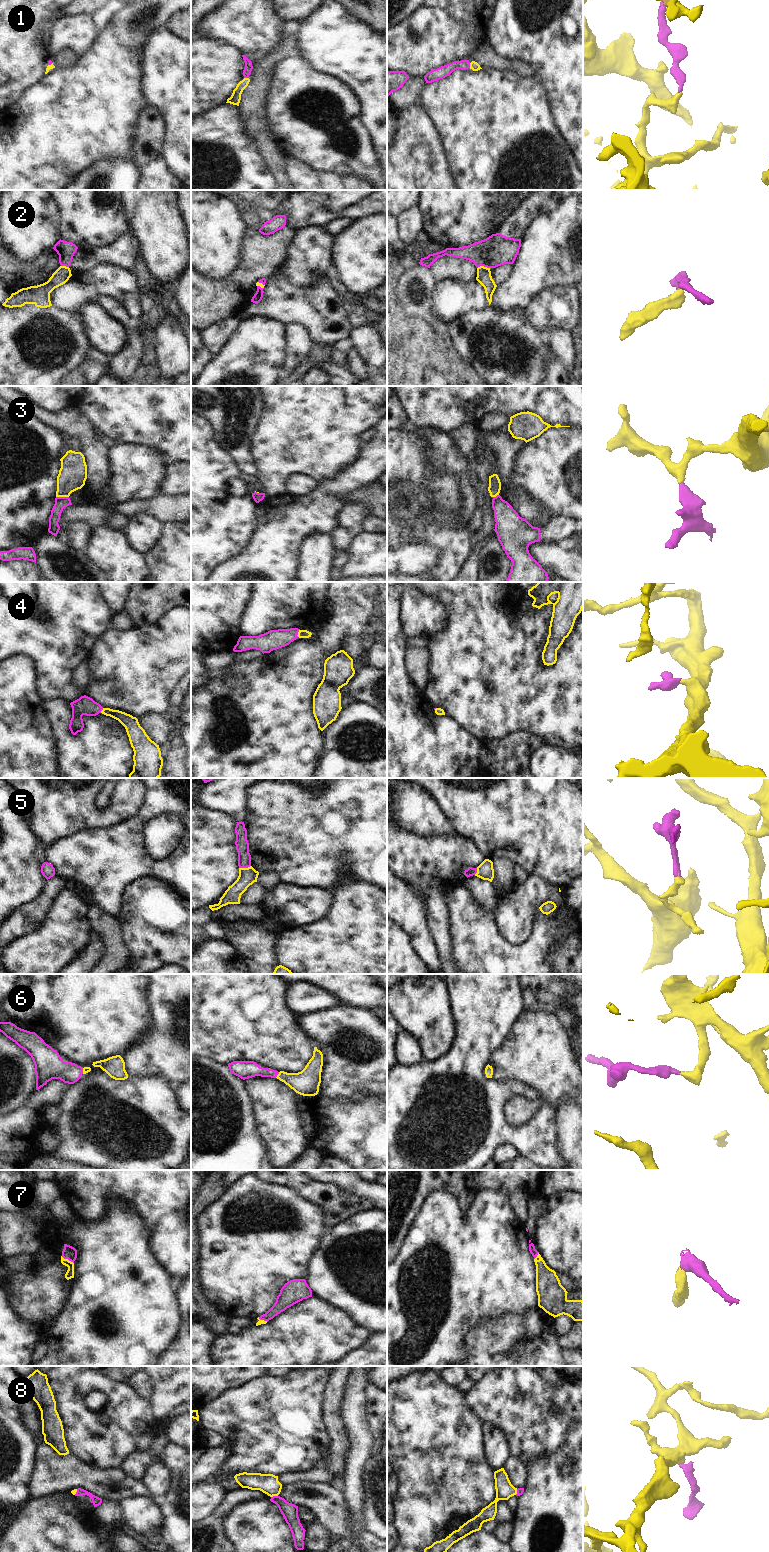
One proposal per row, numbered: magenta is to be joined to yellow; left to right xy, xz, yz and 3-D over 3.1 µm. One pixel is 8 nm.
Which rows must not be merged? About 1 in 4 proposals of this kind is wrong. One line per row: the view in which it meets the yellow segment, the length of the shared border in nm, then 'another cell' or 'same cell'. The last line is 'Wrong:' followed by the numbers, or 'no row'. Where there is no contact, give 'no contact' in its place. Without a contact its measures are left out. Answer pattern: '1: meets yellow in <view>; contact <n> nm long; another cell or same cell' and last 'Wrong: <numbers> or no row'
1: meets yellow in yz; contact 40 nm long; same cell
2: meets yellow in yz; contact 110 nm long; another cell
3: meets yellow in xy; contact 100 nm long; another cell
4: meets yellow in xz; contact 70 nm long; same cell
5: meets yellow in xz; contact 100 nm long; same cell
6: meets yellow in xz; contact 60 nm long; same cell
7: meets yellow in xy; contact 120 nm long; same cell
8: meets yellow in xz; contact 60 nm long; same cell
Wrong: 2, 3

